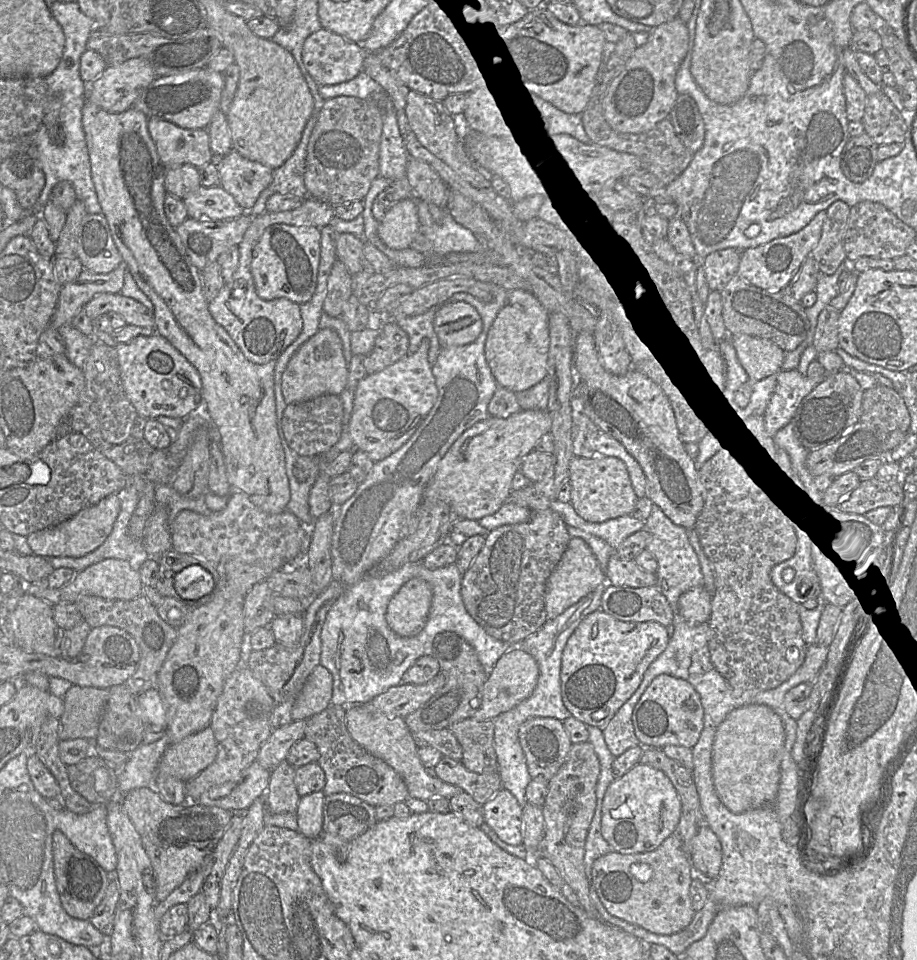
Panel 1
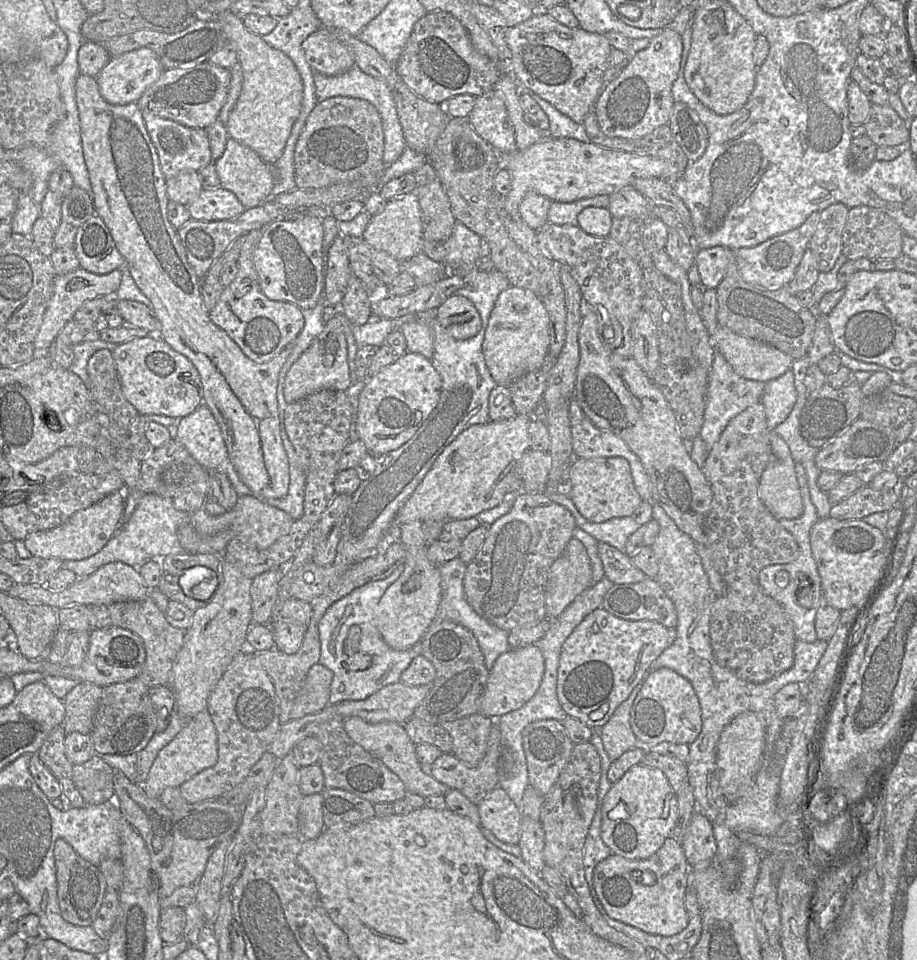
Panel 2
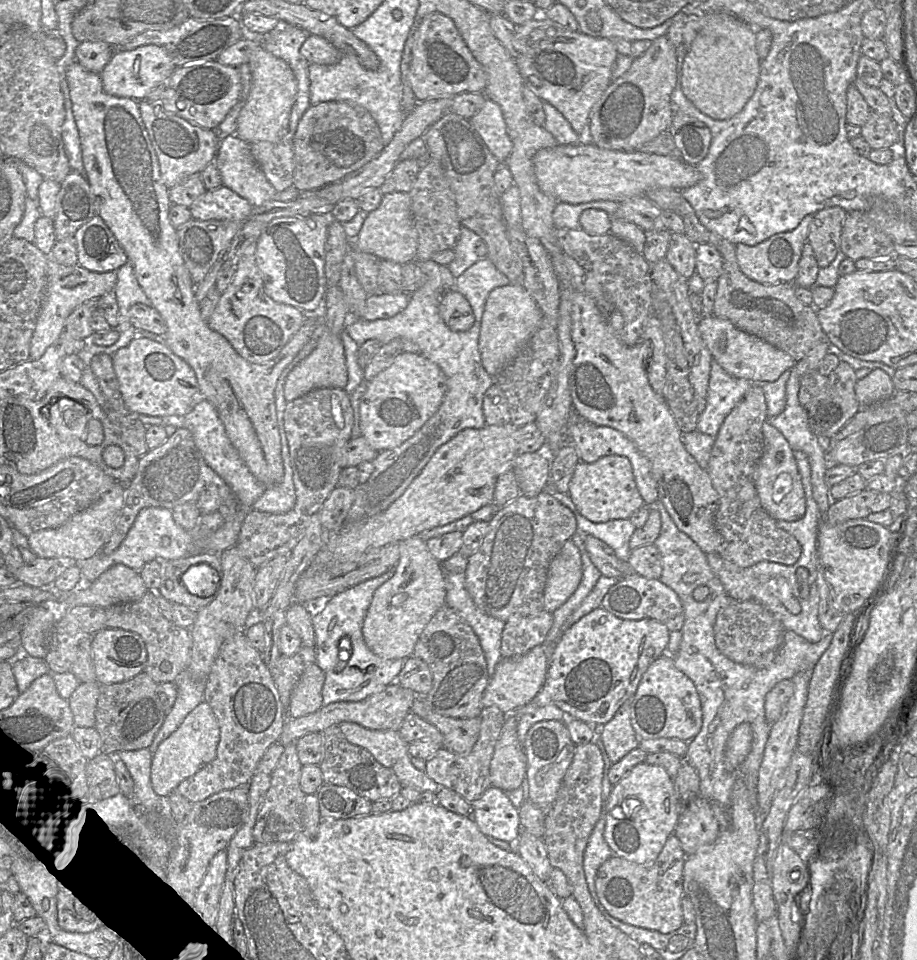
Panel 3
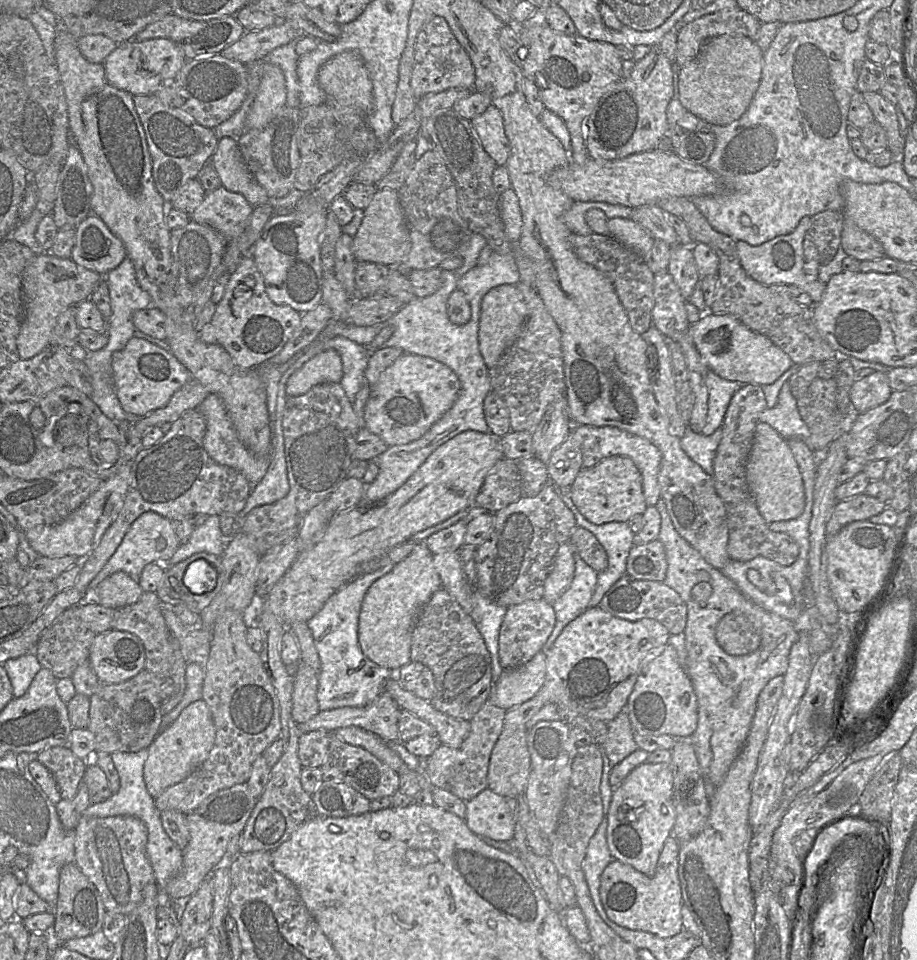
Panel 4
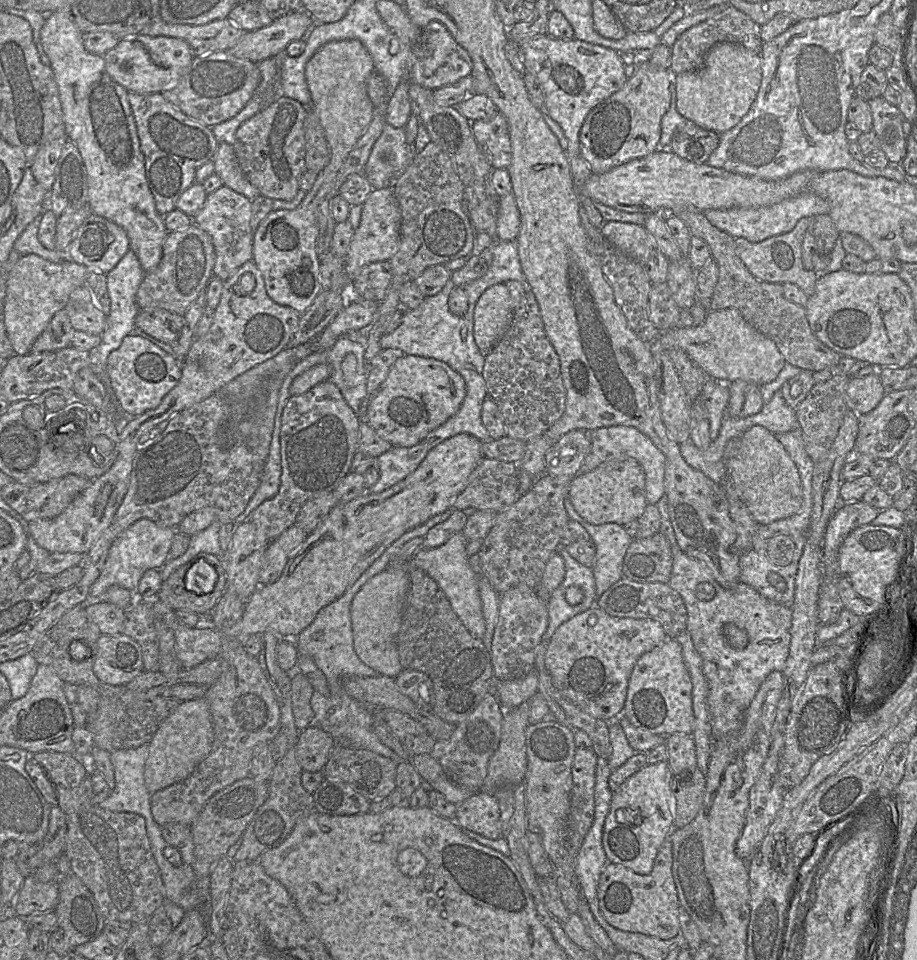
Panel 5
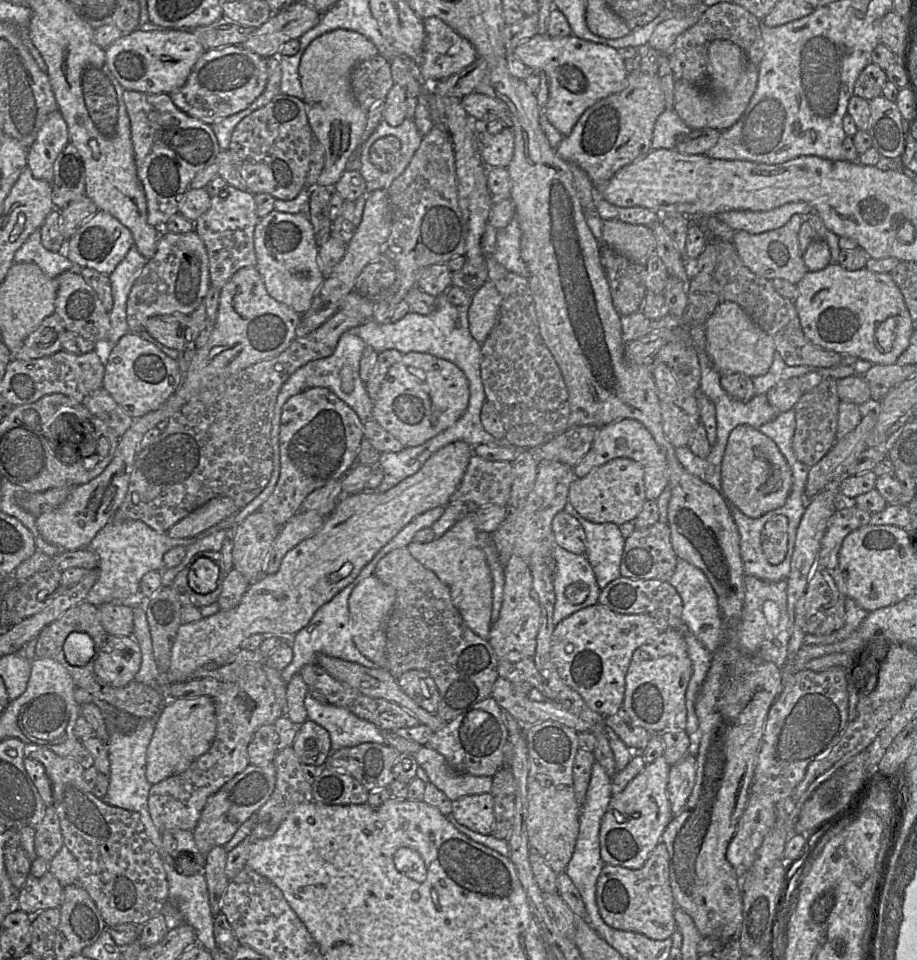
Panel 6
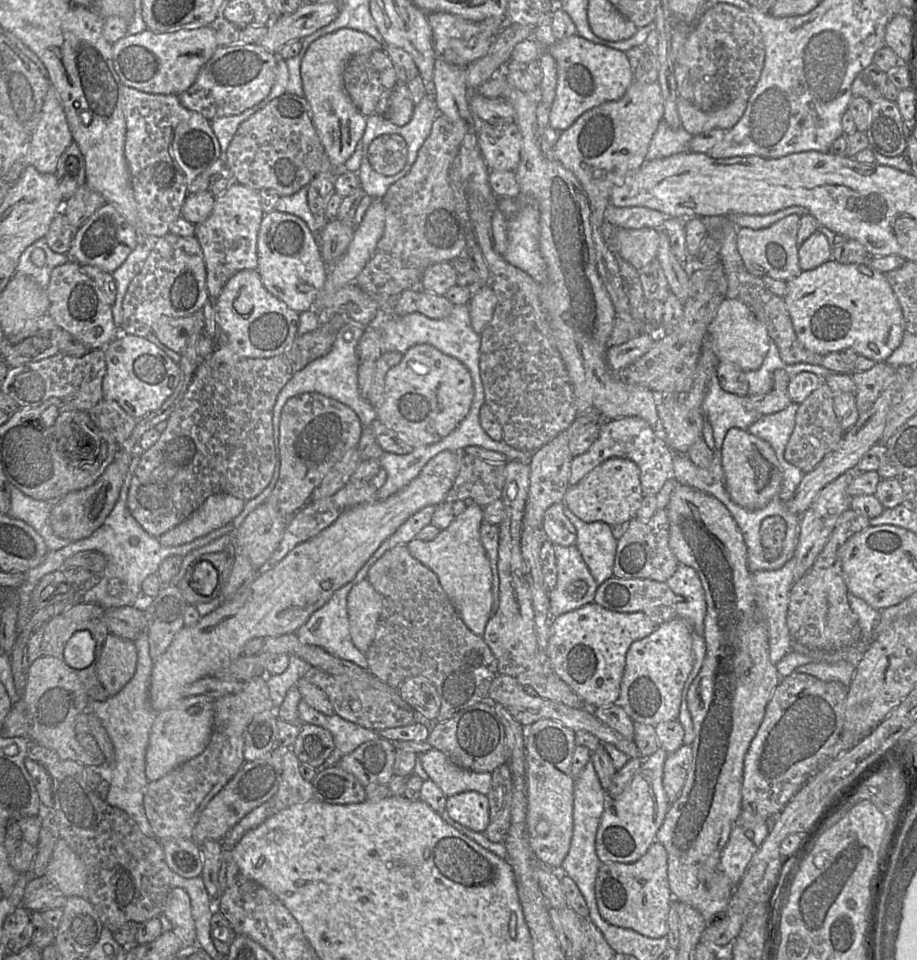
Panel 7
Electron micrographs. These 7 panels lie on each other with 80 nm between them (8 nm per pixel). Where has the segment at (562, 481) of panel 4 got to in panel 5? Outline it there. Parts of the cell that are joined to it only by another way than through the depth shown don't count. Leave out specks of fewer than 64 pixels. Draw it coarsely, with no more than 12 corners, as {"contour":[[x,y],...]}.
{"contour":[[589,432],[554,441],[545,473],[575,477],[591,449]]}

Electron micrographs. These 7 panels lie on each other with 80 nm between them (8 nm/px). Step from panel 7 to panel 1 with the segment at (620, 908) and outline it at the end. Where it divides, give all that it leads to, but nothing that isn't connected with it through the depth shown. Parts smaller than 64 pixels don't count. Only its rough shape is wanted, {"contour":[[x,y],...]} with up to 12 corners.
{"contour":[[673,835],[594,862],[611,915],[677,934],[694,918],[696,872]]}

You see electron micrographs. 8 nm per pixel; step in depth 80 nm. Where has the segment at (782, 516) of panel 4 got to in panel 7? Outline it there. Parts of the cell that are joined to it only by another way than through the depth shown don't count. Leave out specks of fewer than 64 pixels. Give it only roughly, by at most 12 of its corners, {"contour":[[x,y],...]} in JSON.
{"contour":[[730,428],[722,467],[731,500],[765,507],[782,484],[771,445]]}

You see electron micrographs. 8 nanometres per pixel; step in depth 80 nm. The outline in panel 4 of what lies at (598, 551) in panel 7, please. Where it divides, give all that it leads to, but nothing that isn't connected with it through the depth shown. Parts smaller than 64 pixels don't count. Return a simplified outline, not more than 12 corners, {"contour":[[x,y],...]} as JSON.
{"contour":[[556,486],[577,525],[590,531],[607,553],[589,607],[626,574],[634,545],[627,522],[591,523],[573,503],[569,488]]}

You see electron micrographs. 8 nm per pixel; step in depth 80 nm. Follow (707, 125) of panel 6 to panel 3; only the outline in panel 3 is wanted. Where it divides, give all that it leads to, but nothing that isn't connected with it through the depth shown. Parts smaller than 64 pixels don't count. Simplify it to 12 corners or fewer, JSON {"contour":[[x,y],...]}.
{"contour":[[710,13],[683,60],[682,91],[710,118],[752,97],[755,29]]}

